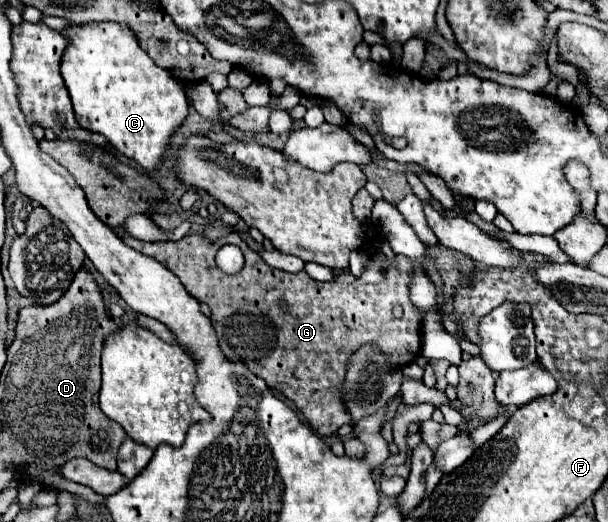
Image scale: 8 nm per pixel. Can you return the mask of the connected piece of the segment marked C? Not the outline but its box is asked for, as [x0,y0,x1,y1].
[61,22,189,172]

